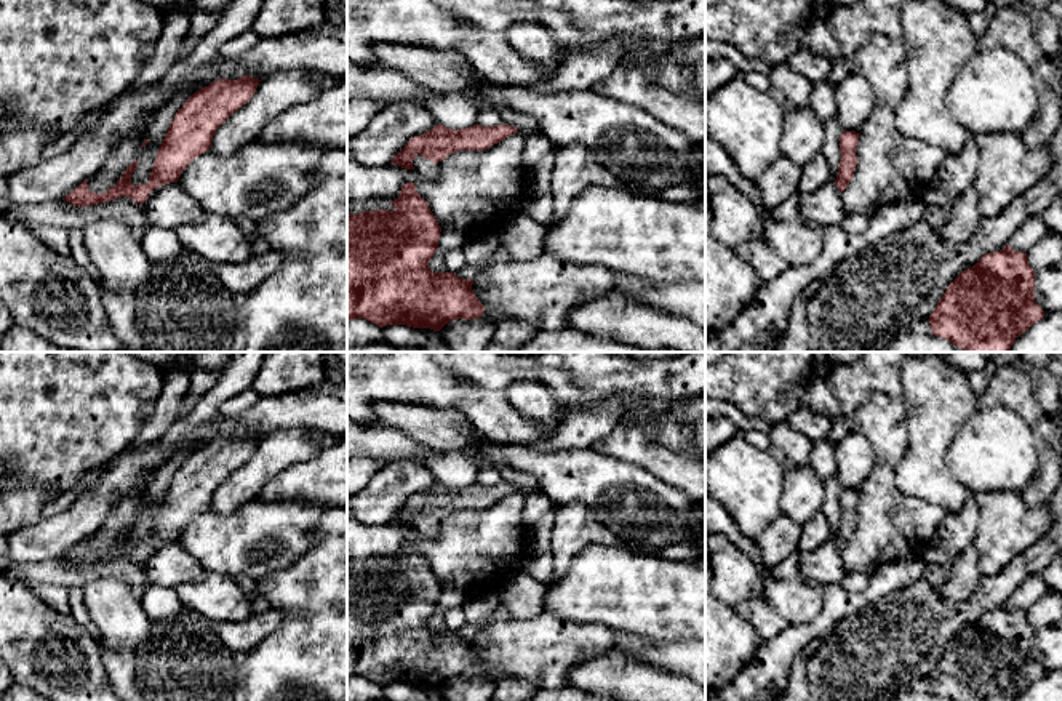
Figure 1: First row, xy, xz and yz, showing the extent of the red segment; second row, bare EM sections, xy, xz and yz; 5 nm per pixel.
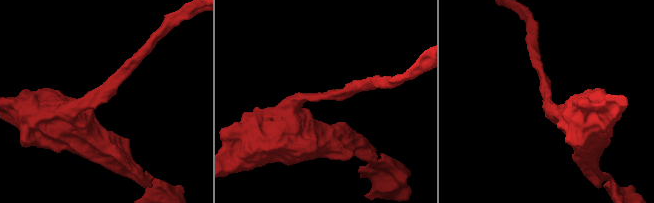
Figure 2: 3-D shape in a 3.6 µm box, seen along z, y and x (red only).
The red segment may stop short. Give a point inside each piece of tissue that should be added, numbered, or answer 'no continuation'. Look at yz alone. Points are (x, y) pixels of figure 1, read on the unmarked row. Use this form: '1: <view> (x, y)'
no continuation

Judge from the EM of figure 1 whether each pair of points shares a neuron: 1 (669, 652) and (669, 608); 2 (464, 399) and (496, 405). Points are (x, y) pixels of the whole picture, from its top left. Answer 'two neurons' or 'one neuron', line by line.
1: two neurons
2: one neuron

